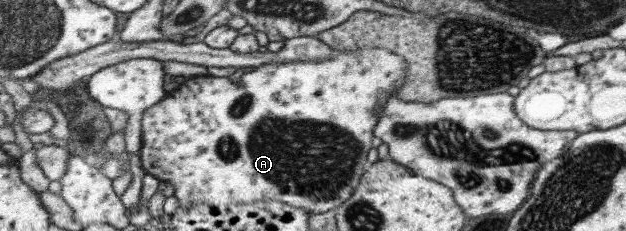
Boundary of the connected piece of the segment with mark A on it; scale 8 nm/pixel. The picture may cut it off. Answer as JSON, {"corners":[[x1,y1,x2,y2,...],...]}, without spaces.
{"corners":[[356,47,354,50,340,52,334,58,315,62,314,60,296,60,295,62,268,62,260,67,245,70,240,83,232,83,228,77,213,77,208,74,188,78,172,93,169,93,160,103,146,110,143,117,143,148,140,157,144,169,158,180,170,183,173,196,178,198,178,209,192,209,196,205,213,204,244,204,259,201,278,200,305,209,312,214,324,213,339,208,348,201,362,181,368,153,374,147,375,129,380,121,383,109,395,89,402,87,410,74,409,63,399,50,379,47]]}

